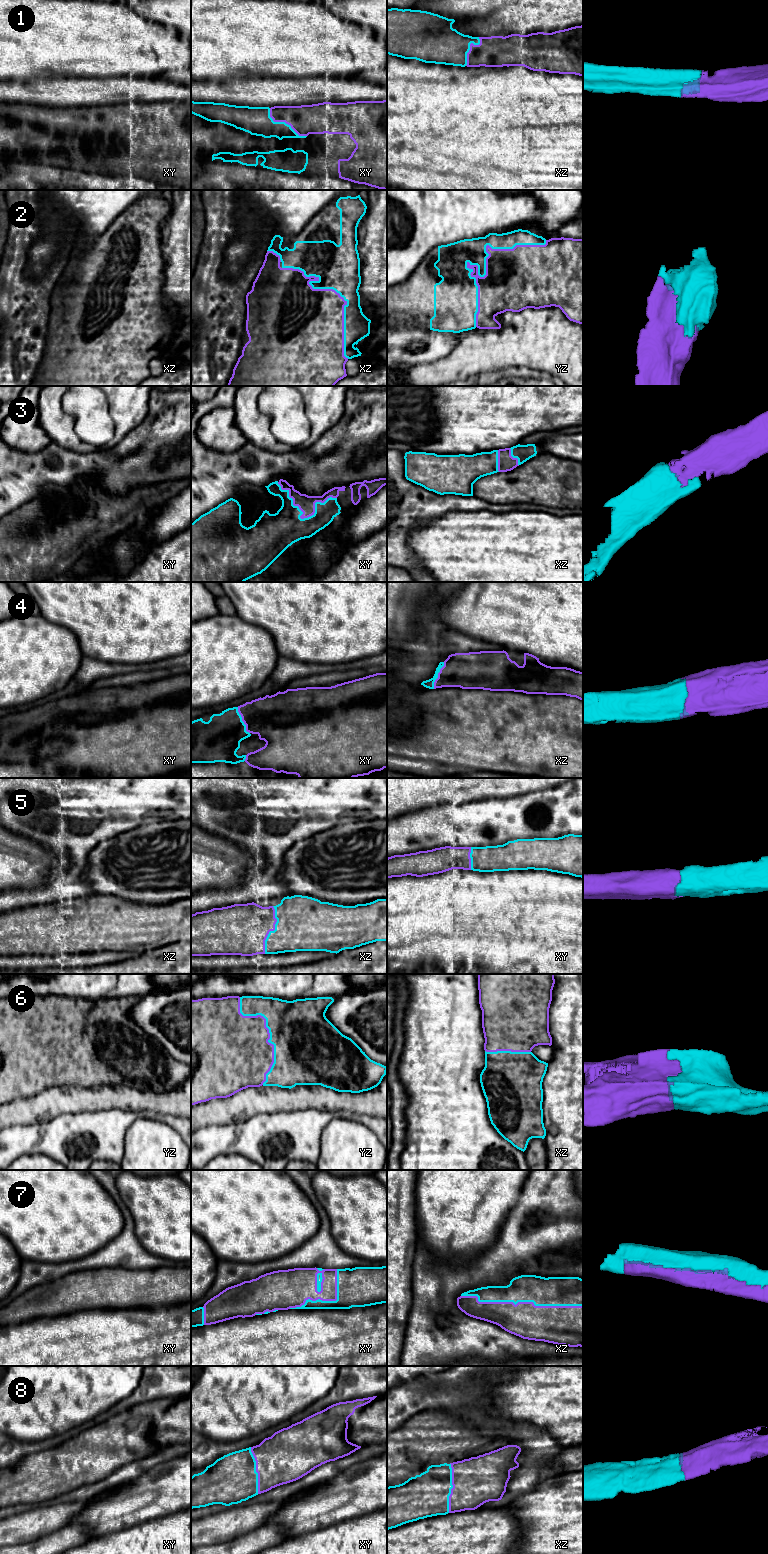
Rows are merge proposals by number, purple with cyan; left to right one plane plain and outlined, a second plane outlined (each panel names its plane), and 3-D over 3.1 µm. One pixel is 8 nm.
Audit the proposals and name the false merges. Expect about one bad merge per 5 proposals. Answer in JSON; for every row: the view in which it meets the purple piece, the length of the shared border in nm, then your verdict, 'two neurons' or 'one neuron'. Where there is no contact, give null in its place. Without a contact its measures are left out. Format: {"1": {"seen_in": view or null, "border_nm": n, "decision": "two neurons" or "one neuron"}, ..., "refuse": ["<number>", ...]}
{"1": {"seen_in": "xy", "border_nm": 380, "decision": "one neuron"}, "2": {"seen_in": "yz", "border_nm": 900, "decision": "one neuron"}, "3": {"seen_in": "xy", "border_nm": 500, "decision": "one neuron"}, "4": {"seen_in": "xy", "border_nm": 240, "decision": "one neuron"}, "5": {"seen_in": "xz", "border_nm": 400, "decision": "one neuron"}, "6": {"seen_in": "yz", "border_nm": 750, "decision": "one neuron"}, "7": {"seen_in": "xz", "border_nm": 1000, "decision": "one neuron"}, "8": {"seen_in": "xz", "border_nm": 400, "decision": "one neuron"}, "refuse": []}

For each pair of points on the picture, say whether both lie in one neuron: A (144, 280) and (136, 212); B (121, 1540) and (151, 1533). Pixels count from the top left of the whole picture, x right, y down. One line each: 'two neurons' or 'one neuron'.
A: one neuron
B: one neuron

